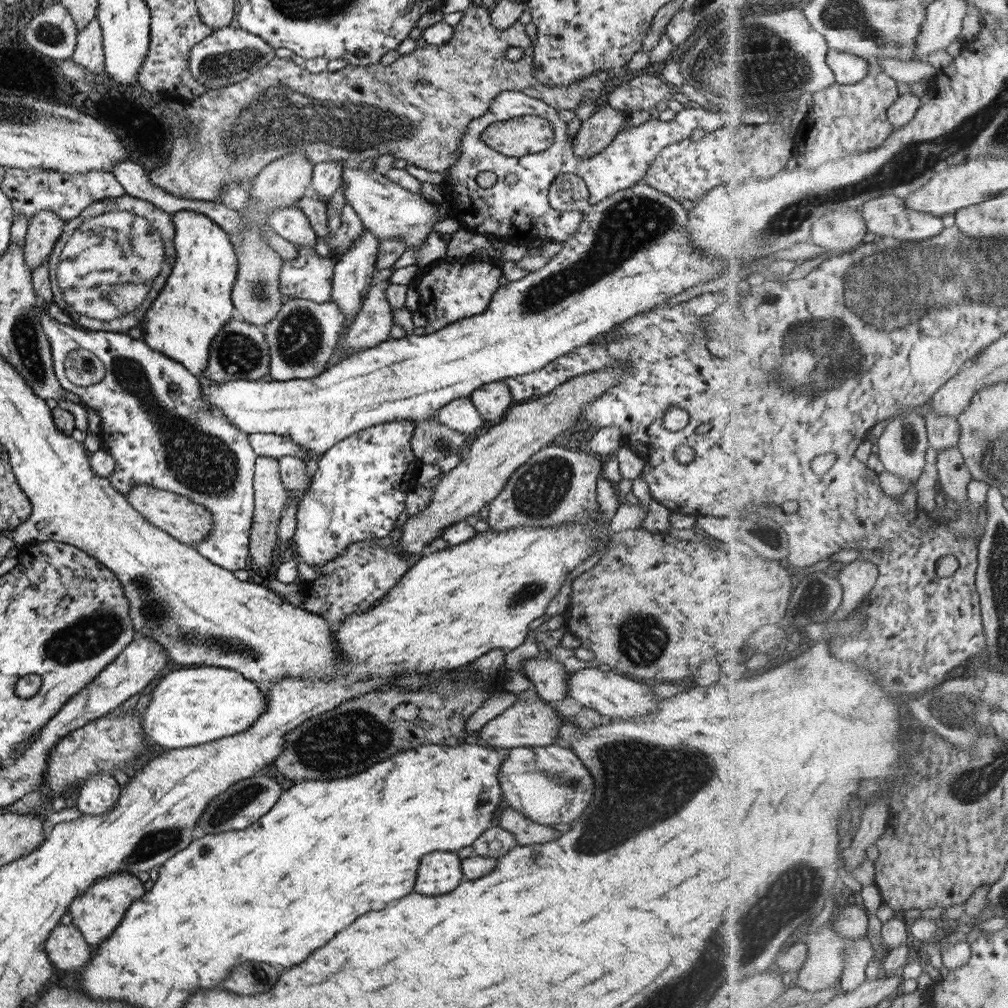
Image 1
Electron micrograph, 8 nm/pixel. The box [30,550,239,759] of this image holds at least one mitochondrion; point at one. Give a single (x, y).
(86, 637)

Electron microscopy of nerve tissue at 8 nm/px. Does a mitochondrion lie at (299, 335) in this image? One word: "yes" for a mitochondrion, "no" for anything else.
yes

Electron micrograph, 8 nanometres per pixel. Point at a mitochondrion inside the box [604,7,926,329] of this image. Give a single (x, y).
(773, 65)

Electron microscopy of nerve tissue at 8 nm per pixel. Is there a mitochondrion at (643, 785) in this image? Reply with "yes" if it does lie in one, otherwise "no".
yes

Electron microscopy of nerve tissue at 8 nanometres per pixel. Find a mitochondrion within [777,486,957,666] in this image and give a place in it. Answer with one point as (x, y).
(817, 596)

